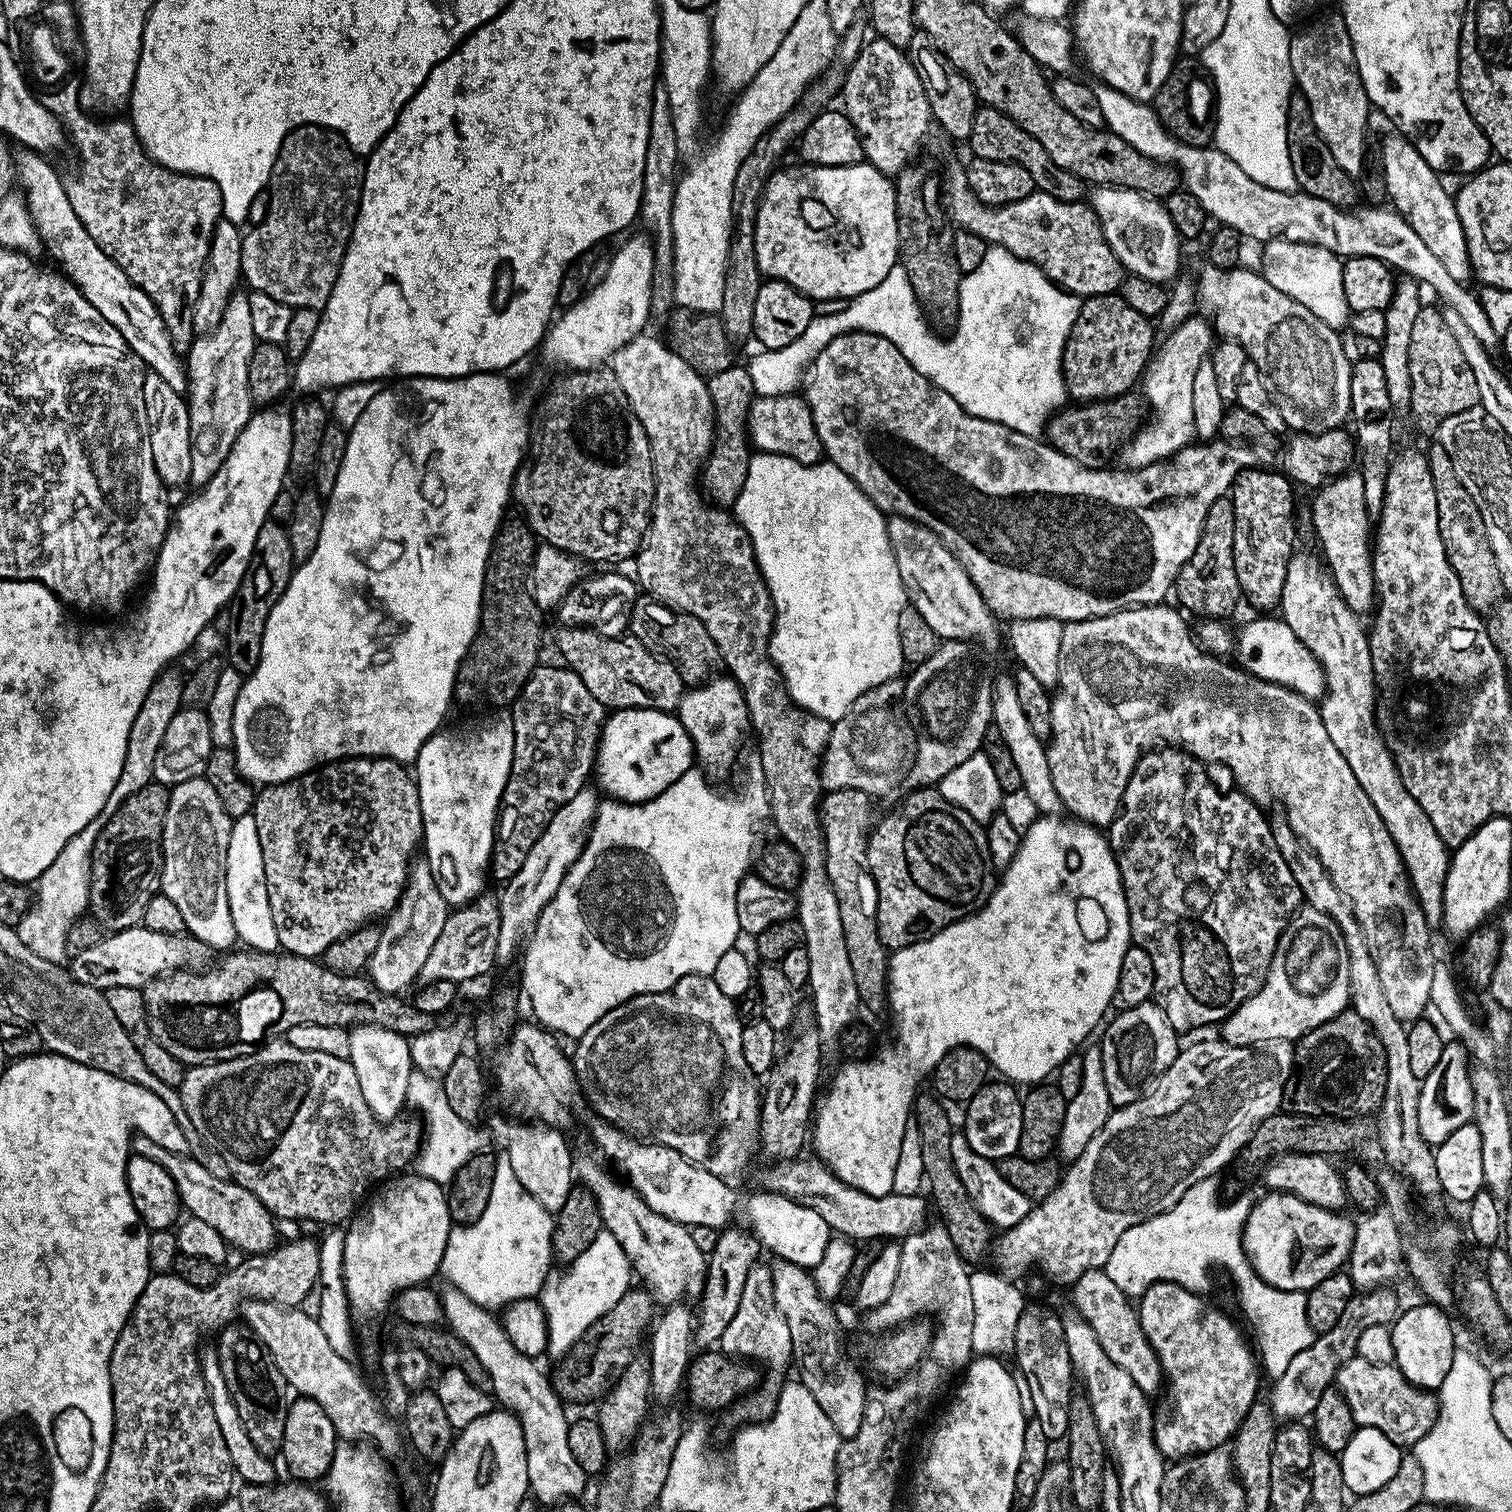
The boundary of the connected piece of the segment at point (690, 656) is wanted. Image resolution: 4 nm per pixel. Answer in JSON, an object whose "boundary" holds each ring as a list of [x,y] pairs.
{"boundary":[[[647,594],[637,595],[632,607],[630,632],[642,642],[642,646],[651,648],[657,656],[669,660],[674,670],[678,670],[685,686],[704,683],[713,675],[712,667],[721,663],[720,651],[718,646],[714,646],[714,638],[710,638],[706,626],[702,626],[698,618],[677,612],[675,608],[659,603]]]}

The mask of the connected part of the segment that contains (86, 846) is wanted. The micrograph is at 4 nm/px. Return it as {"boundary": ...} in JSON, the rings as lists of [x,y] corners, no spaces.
{"boundary":[[[165,670],[157,676],[156,681],[150,686],[142,706],[138,710],[138,718],[134,718],[134,726],[130,726],[130,738],[126,742],[126,758],[122,762],[122,774],[118,774],[118,782],[114,790],[110,790],[110,798],[106,798],[106,806],[46,866],[46,870],[34,882],[34,899],[31,901],[28,913],[22,918],[22,922],[14,925],[18,938],[34,954],[40,958],[46,958],[46,962],[54,962],[63,965],[69,959],[70,949],[68,946],[68,935],[70,930],[89,911],[88,899],[90,898],[90,878],[92,877],[92,851],[96,845],[98,834],[118,814],[122,802],[134,794],[134,790],[142,790],[142,786],[153,783],[154,780],[154,758],[158,758],[158,750],[162,746],[162,738],[166,738],[166,726],[170,726],[170,718],[180,711],[183,700],[182,692],[185,681]]]}

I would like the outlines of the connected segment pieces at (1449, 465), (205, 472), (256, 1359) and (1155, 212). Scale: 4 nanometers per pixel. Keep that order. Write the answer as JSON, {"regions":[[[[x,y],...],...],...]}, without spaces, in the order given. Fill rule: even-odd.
{"regions":[[[[1433,443],[1433,448],[1427,449],[1426,455],[1430,478],[1434,482],[1434,494],[1438,498],[1438,534],[1442,534],[1446,558],[1454,574],[1458,574],[1458,582],[1462,582],[1462,594],[1466,602],[1470,602],[1475,612],[1487,614],[1500,600],[1505,599],[1506,577],[1494,558],[1484,519],[1466,486],[1458,482],[1458,474],[1454,474],[1454,462],[1450,462],[1450,454],[1446,454],[1442,445]]],[[[233,292],[226,314],[215,328],[197,335],[186,353],[188,390],[186,403],[190,418],[190,474],[191,483],[203,486],[210,478],[221,475],[226,458],[238,442],[238,434],[254,411],[246,374],[250,371],[250,354],[254,354],[257,338],[250,323],[248,292]]],[[[232,1322],[221,1327],[219,1332],[220,1341],[214,1345],[214,1351],[220,1359],[226,1386],[230,1386],[230,1398],[234,1398],[234,1406],[238,1406],[242,1426],[246,1426],[250,1442],[258,1446],[263,1456],[275,1457],[280,1451],[282,1434],[286,1430],[286,1414],[290,1403],[288,1383],[265,1352],[264,1345],[252,1335],[251,1328],[240,1322]]],[[[1100,186],[1095,189],[1090,207],[1100,219],[1100,229],[1125,273],[1141,276],[1150,282],[1167,285],[1177,279],[1180,268],[1182,241],[1166,214],[1159,199],[1145,196],[1143,192]],[[1168,280],[1168,281],[1167,281]]]]}

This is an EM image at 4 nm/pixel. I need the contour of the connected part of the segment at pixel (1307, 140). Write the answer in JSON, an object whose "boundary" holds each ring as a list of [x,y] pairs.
{"boundary":[[[1299,90],[1292,93],[1286,110],[1286,118],[1288,119],[1286,122],[1286,146],[1288,147],[1290,166],[1294,166],[1297,189],[1306,195],[1313,195],[1314,198],[1326,199],[1327,202],[1334,203],[1340,208],[1351,209],[1357,203],[1355,200],[1358,200],[1357,181],[1348,176],[1346,170],[1342,170],[1342,166],[1338,166],[1338,162],[1334,162],[1334,154],[1330,154],[1330,146],[1326,146],[1326,142],[1322,142],[1322,134],[1318,134],[1312,121],[1310,102],[1306,102],[1306,98]]]}

